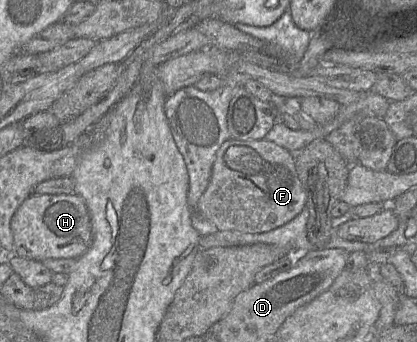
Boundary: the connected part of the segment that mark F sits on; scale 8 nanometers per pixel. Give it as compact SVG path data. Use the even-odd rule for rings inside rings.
M227 139L217 150L209 184L198 200L195 212L213 223L219 231L259 234L281 227L306 207L306 192L298 177L294 155L267 139Z

